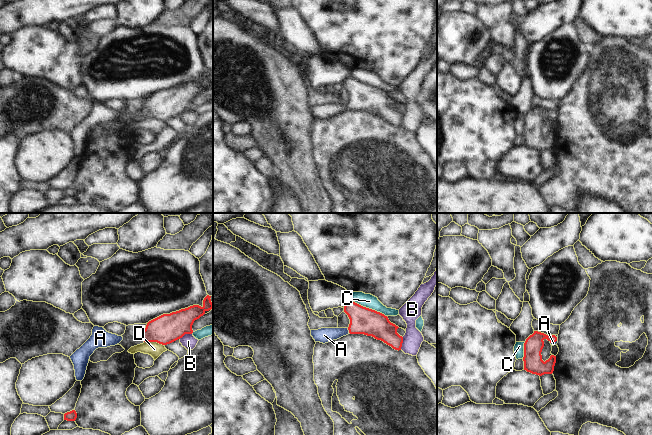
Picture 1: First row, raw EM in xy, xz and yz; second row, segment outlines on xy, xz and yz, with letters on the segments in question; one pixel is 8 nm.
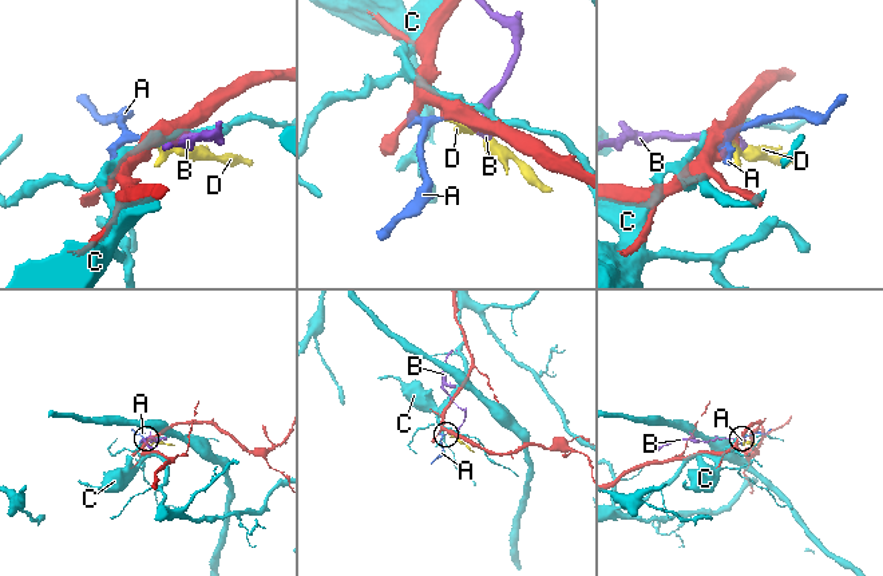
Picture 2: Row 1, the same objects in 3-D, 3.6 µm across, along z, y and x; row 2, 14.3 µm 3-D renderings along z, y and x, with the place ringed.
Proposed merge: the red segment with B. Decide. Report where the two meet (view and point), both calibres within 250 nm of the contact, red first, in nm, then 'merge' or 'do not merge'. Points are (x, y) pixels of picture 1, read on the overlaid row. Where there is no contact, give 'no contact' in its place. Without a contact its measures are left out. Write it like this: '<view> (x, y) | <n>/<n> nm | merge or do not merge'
xz (402, 342) | 200/160 nm | do not merge

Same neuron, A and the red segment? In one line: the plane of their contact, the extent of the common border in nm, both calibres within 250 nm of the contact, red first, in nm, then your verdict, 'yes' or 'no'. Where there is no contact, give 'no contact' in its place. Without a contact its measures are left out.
meets red in xz; contact 50 nm long; 220 nm thick on the red side, 130 nm on the other; yes

